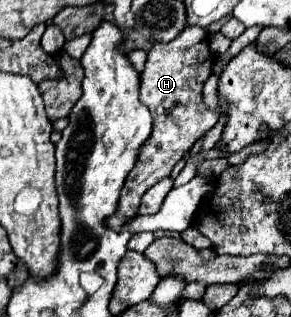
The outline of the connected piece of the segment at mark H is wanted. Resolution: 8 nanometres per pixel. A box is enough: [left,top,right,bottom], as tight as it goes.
[107,26,219,230]

